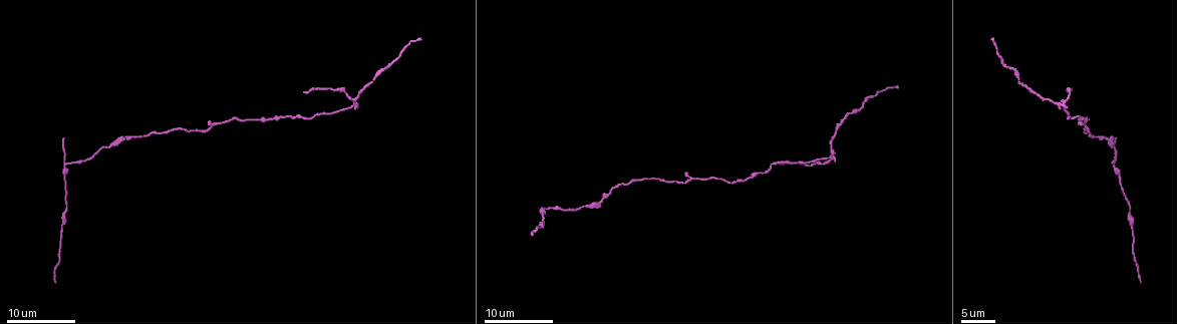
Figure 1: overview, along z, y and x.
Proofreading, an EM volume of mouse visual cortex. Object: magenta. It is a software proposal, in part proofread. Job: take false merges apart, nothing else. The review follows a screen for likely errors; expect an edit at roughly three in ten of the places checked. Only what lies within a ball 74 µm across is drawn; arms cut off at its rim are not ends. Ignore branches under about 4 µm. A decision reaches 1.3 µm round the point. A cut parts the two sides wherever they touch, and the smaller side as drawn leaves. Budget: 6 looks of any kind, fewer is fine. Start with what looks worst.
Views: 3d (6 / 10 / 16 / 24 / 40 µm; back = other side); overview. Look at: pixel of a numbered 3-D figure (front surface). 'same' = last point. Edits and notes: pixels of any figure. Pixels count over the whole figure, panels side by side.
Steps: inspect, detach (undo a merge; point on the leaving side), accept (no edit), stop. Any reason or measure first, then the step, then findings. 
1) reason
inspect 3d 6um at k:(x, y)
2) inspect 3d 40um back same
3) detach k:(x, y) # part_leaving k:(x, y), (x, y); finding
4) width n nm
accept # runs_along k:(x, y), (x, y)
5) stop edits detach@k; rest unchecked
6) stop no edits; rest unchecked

arms part here
inspect 3d 10um at 1:(834, 158)

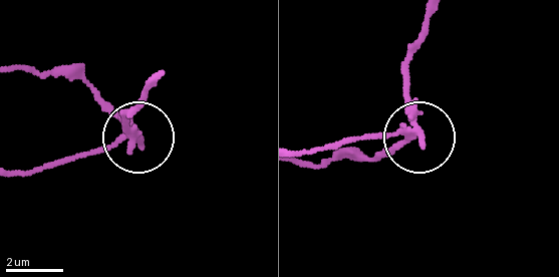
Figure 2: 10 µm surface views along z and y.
arms 3
detach 2:(109, 106) # part_leaving 2:(129, 137), (129, 115), (149, 89); two neurons meet here

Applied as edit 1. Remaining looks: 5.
inspect overview

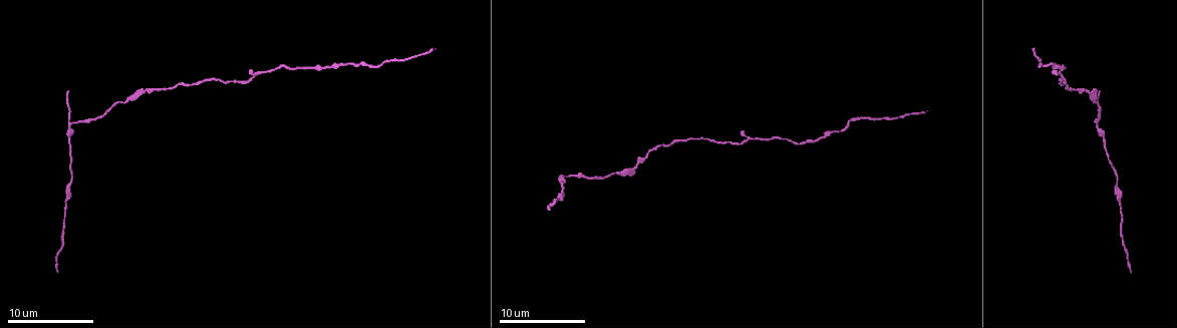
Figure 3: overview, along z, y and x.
inspect 3d 16um at 3:(75, 121)

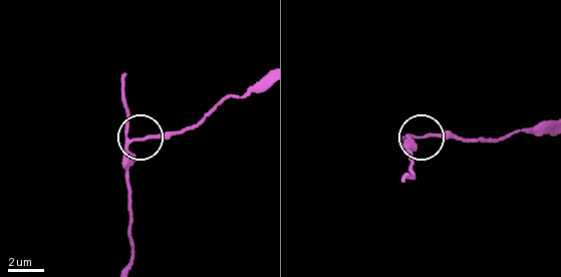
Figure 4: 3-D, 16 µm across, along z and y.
arms 3
detach 4:(127, 165) # two neurons meet here

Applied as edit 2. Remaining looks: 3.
inspect overview

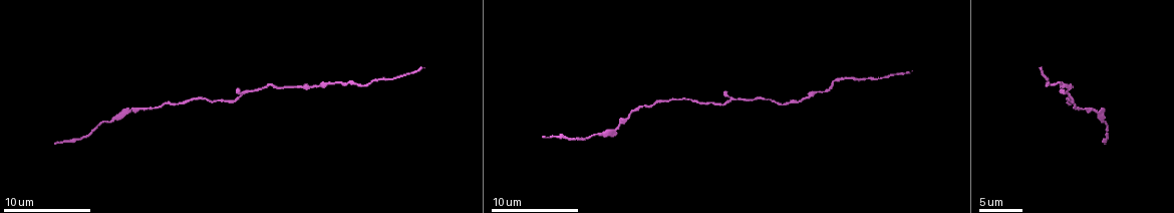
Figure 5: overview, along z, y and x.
two arms in line, one across
inspect 3d 16um at 5:(1071, 96)

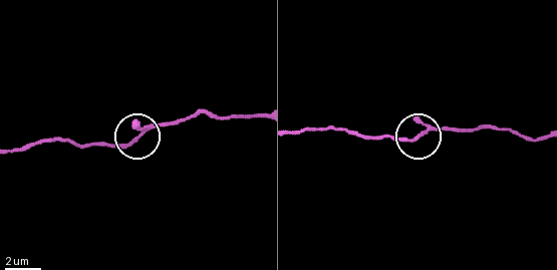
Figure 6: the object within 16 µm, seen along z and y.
width 140 nm
accept # runs_along 6:(135, 139), (122, 145), (79, 145); one neuron here

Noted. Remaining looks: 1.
stop edits detach@2, detach@4; rest unchecked

